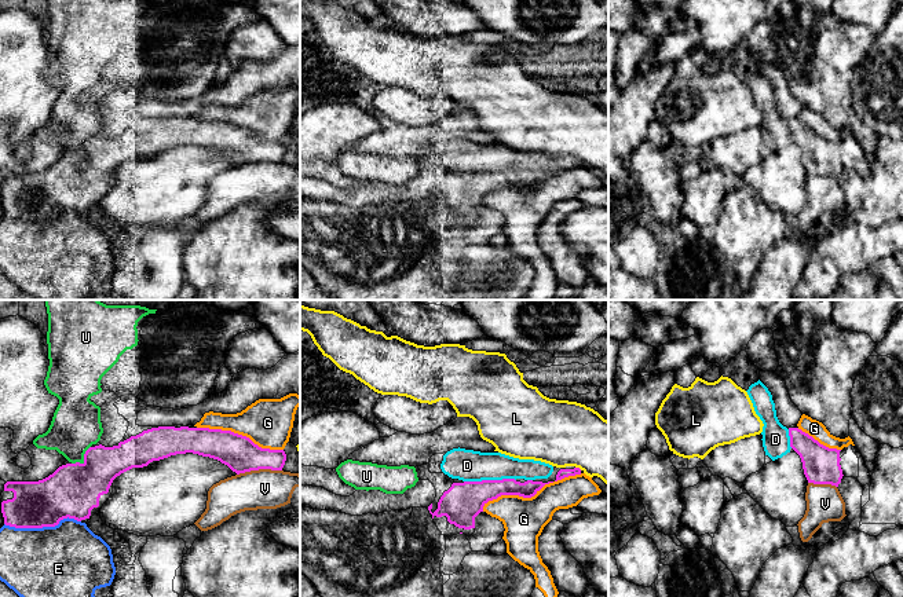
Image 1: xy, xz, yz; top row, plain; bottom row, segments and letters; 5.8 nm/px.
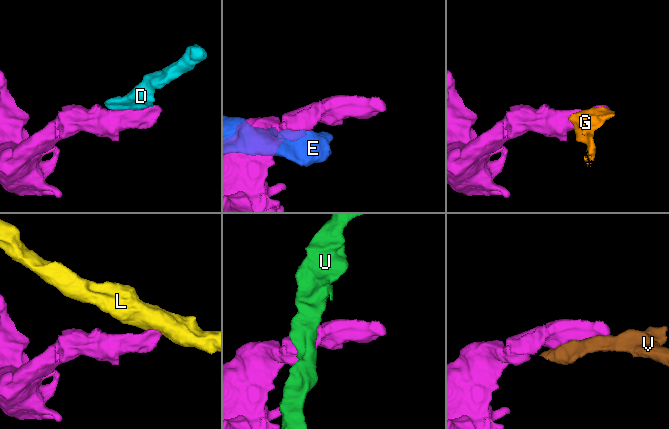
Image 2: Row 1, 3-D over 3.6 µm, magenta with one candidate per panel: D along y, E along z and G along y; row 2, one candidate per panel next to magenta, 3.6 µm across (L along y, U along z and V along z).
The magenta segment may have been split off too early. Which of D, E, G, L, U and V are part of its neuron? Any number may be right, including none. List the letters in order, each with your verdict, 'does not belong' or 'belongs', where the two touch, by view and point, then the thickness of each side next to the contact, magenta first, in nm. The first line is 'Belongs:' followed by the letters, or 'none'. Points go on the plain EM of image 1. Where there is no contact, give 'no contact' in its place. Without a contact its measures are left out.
Belongs: D
D: belongs; meets magenta in xz at (489, 172); 220 nm thick on the magenta side, 190 nm on the other
E: does not belong; meets magenta in xy at (41, 219); 280 nm thick on the magenta side, 480 nm on the other
G: does not belong; meets magenta in xz at (530, 189); 120 nm thick on the magenta side, 240 nm on the other
L: does not belong; meets magenta in xz at (578, 160); 60 nm thick on the magenta side, 380 nm on the other
U: does not belong; meets magenta in xy at (84, 152); 320 nm thick on the magenta side, 300 nm on the other
V: does not belong; meets magenta in xy at (259, 160); 200 nm thick on the magenta side, 240 nm on the other

